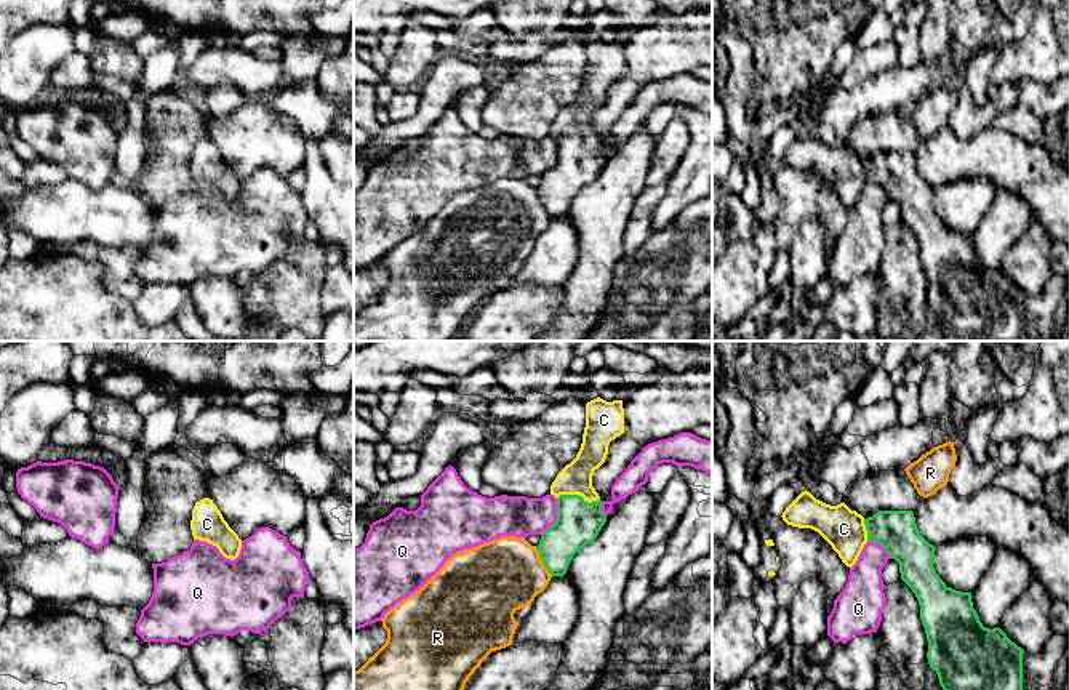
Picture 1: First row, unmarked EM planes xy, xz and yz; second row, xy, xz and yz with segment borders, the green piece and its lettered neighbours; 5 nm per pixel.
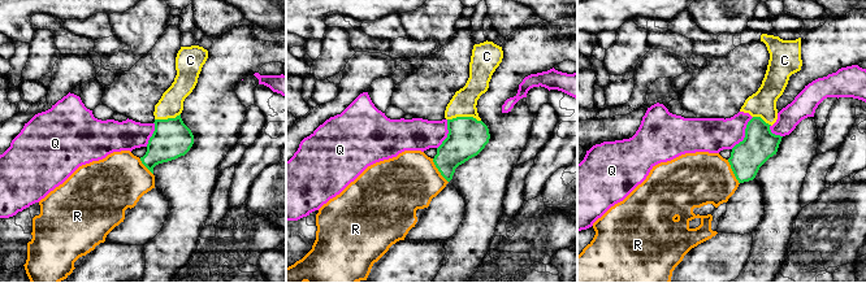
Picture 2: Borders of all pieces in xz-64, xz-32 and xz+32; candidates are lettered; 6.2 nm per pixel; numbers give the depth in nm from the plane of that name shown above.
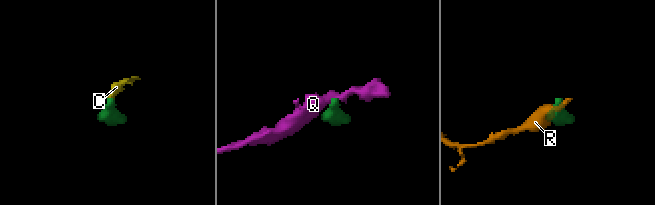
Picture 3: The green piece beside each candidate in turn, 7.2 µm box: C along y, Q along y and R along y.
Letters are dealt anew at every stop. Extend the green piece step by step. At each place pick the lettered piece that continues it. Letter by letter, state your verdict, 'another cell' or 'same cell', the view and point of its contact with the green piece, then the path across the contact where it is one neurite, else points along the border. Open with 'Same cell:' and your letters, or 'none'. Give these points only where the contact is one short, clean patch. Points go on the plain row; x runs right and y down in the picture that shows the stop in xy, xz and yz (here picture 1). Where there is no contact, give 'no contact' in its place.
Same cell: C
C: same cell; contact xz (578, 136); way xz (578, 164), (578, 136), (576, 119)
Q: another cell; contact xz (557, 159); border xz (557, 140), (557, 160), (540, 175)
R: another cell; contact xz (541, 200)

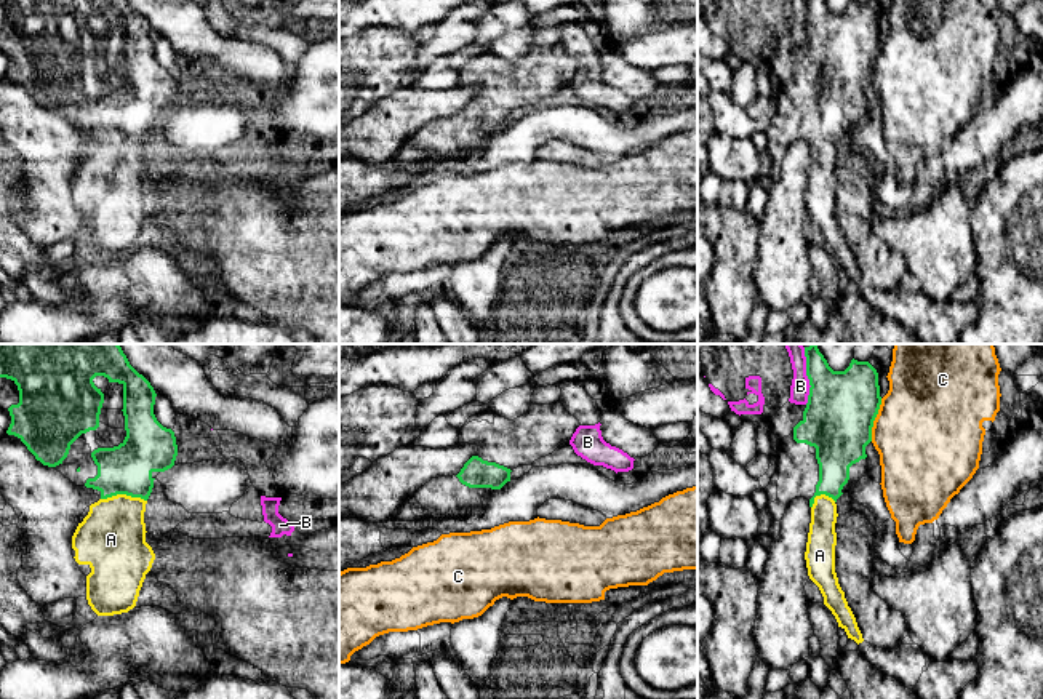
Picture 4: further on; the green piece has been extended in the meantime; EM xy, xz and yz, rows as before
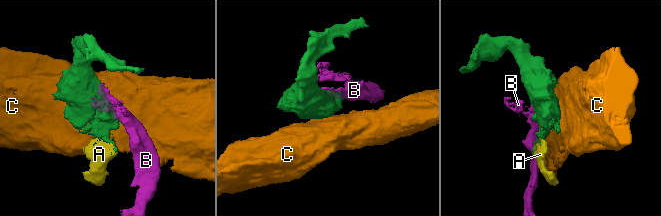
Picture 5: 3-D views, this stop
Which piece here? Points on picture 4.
Same cell: A
A: same cell; contact xy (123, 135)
B: another cell; contact yz (810, 23); border yz (805, 0), (805, 16), (810, 27), (807, 45)
C: another cell; contact yz (874, 61); border yz (882, 40), (871, 82)

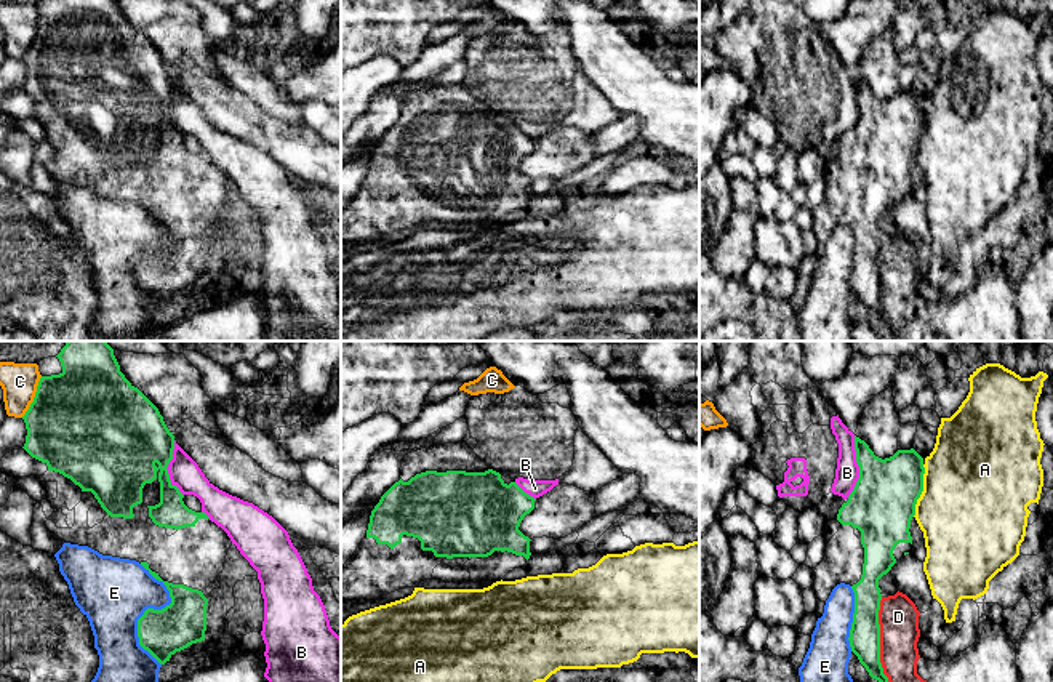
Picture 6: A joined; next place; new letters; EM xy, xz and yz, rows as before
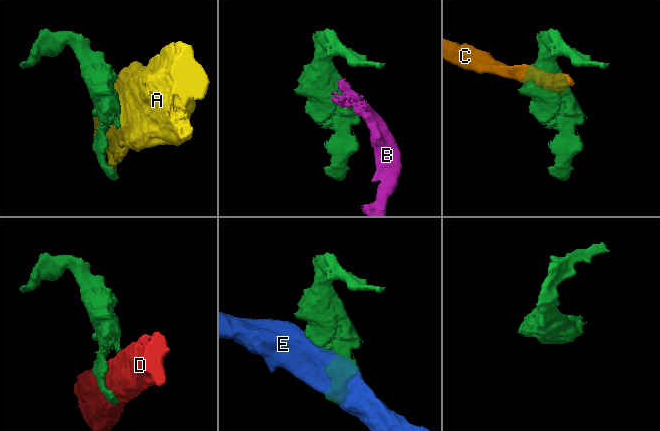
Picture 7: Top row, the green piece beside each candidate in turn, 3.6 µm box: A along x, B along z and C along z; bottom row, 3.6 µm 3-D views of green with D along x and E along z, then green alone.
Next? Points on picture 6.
Same cell: none
A: another cell; contact yz (922, 132); border yz (924, 106), (924, 132), (912, 157)
B: another cell; contact yz (858, 106); border yz (855, 77), (858, 122), (847, 138)
C: another cell; contact xy (34, 39)
D: another cell; contact yz (879, 290)
E: another cell; contact xy (151, 250)

